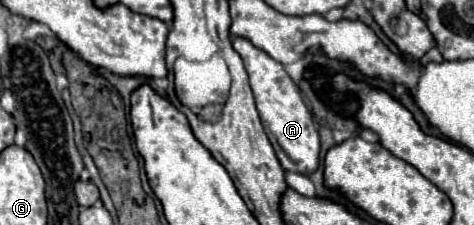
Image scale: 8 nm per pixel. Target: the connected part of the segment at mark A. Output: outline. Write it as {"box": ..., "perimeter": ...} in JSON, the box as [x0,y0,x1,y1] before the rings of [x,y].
{"box":[232,38,321,174],"perimeter":[[[232,38],[232,46],[234,46],[234,50],[242,56],[242,60],[244,60],[244,66],[246,66],[246,72],[248,72],[248,76],[250,76],[250,88],[252,88],[252,92],[254,92],[254,98],[256,98],[256,108],[258,108],[258,114],[260,114],[260,118],[262,118],[262,124],[264,124],[264,130],[266,130],[266,134],[268,134],[268,138],[270,138],[270,142],[272,142],[272,146],[274,146],[274,150],[276,150],[276,156],[278,156],[278,160],[280,160],[280,164],[282,164],[282,168],[286,170],[286,172],[300,172],[300,174],[310,174],[310,172],[314,172],[316,168],[318,168],[318,156],[320,156],[320,140],[318,140],[318,130],[316,130],[316,126],[314,126],[314,120],[312,120],[312,114],[310,114],[309,108],[304,104],[304,100],[302,100],[302,96],[300,96],[300,92],[298,92],[298,88],[296,88],[296,84],[292,82],[291,76],[302,76],[300,82],[303,77],[303,71],[308,68],[308,63],[306,62],[306,56],[311,54],[311,52],[321,52],[318,49],[313,48],[306,55],[304,55],[300,60],[294,62],[294,65],[285,66],[286,70],[284,70],[284,66],[280,64],[280,62],[276,62],[274,58],[270,58],[264,50],[260,50],[260,48],[256,48],[248,38]]]}

